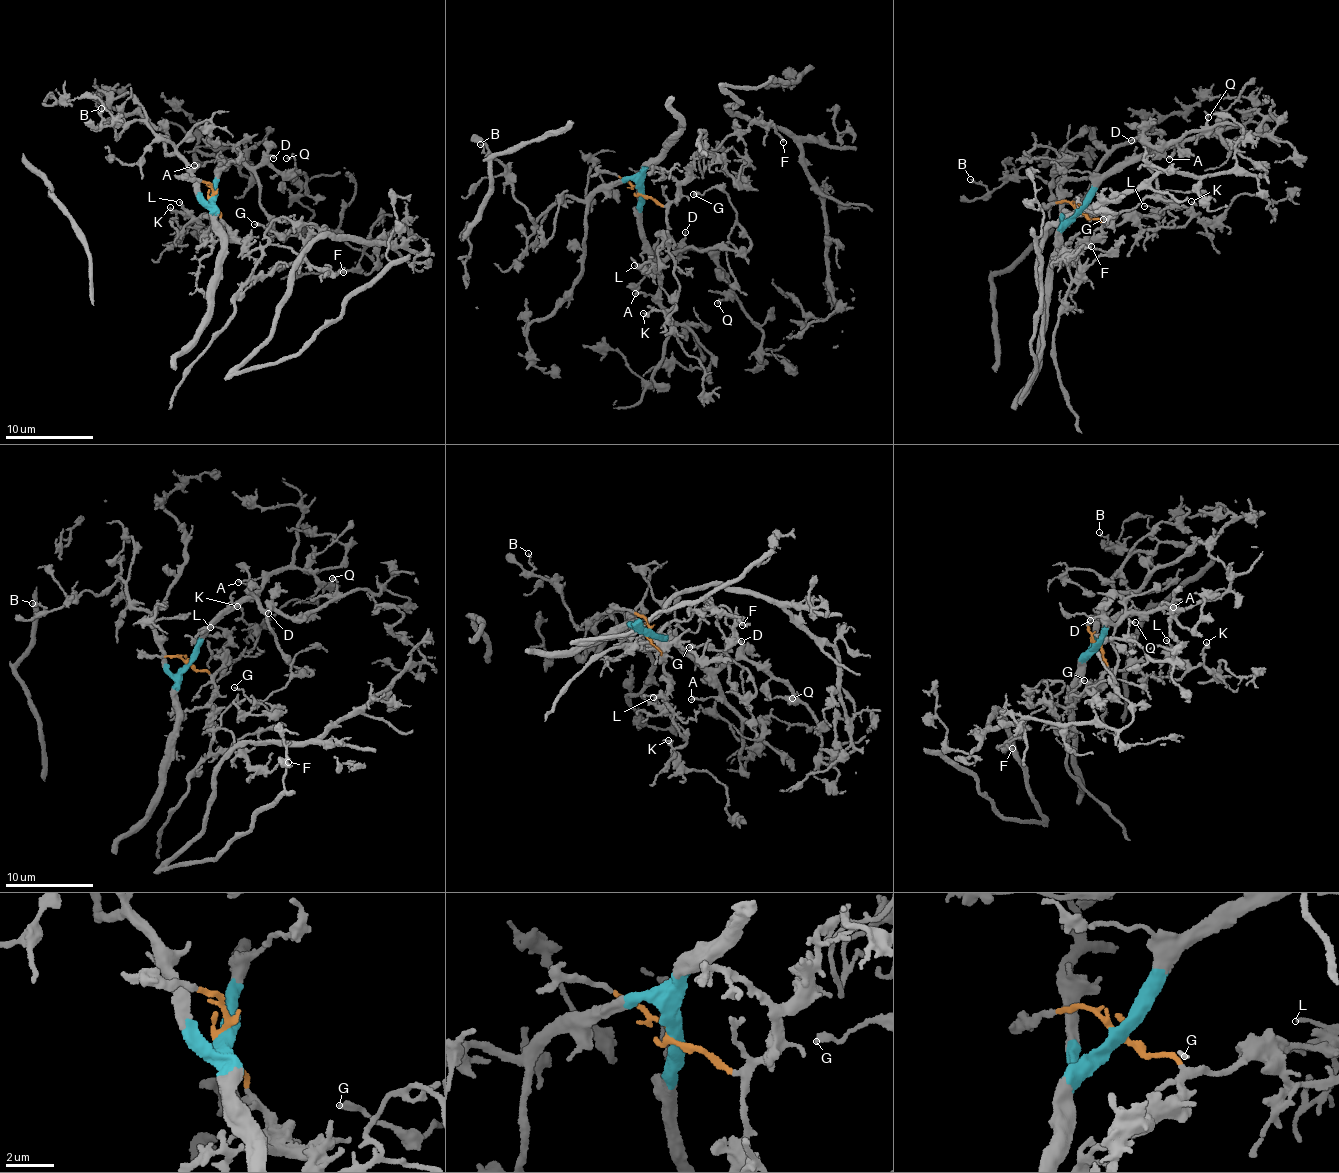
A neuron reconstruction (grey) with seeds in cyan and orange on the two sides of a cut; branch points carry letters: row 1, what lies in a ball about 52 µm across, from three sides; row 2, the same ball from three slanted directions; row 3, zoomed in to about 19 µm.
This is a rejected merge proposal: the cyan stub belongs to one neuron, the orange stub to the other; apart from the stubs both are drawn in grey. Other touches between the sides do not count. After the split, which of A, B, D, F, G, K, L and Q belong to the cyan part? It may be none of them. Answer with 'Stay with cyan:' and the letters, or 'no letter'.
Stay with cyan: A, B, D, G, Q

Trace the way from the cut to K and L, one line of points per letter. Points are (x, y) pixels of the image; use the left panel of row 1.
K: (211, 198), (220, 220), (210, 223), (200, 237), (197, 229), (179, 225), (169, 206)
L: (211, 198), (220, 220), (212, 222), (202, 217), (196, 220), (178, 202)

